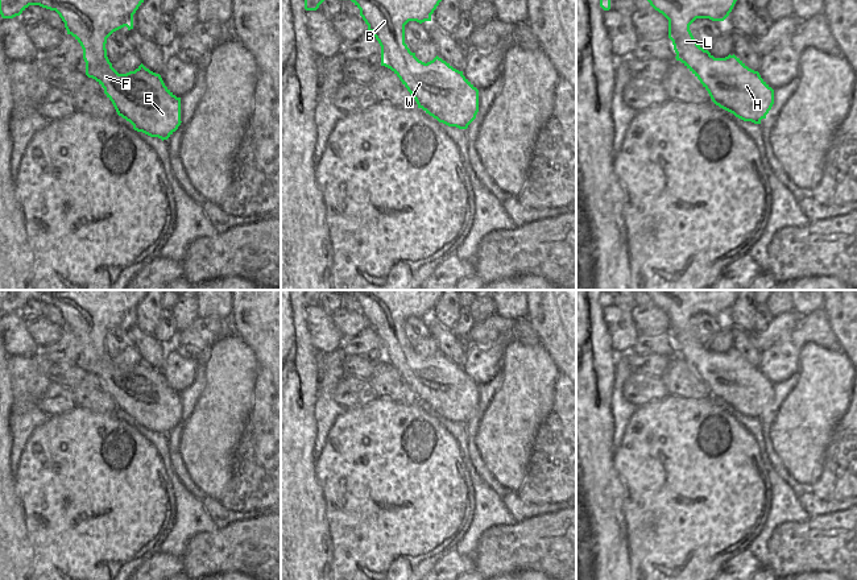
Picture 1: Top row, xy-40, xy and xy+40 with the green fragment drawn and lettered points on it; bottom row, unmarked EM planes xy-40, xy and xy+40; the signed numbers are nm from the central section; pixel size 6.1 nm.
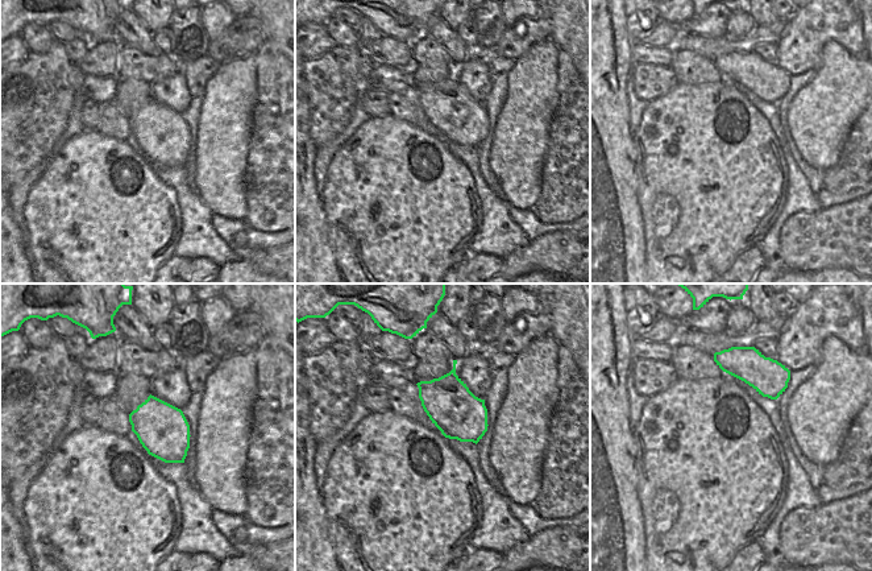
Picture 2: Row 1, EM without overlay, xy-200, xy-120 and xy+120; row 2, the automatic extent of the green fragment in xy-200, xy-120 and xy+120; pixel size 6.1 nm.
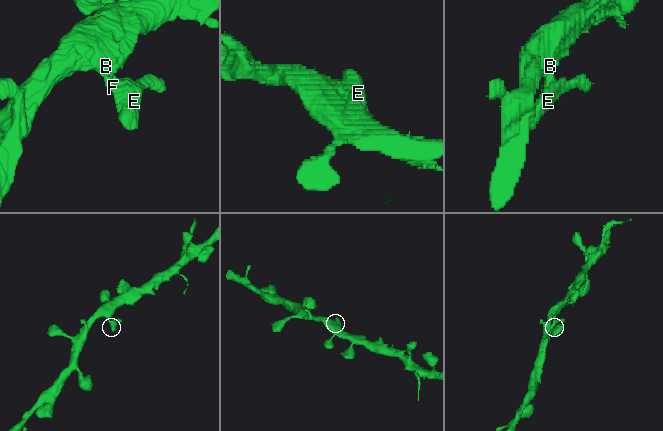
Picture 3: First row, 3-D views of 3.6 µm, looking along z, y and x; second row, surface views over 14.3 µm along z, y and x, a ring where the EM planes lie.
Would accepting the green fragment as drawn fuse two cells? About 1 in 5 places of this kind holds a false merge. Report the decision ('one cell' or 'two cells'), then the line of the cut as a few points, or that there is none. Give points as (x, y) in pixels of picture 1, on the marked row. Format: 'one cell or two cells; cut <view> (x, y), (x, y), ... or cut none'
one cell; cut none

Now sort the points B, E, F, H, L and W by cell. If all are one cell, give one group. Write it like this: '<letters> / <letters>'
B E F H L W

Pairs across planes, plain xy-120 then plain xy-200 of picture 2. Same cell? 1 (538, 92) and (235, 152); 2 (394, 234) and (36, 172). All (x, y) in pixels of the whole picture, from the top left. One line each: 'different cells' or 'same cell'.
1: same cell
2: different cells

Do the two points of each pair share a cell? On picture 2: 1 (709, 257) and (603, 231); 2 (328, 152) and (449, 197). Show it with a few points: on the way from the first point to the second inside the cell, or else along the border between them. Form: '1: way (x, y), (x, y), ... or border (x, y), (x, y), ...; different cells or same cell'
1: border (639, 211), (646, 269); different cells
2: border (354, 131), (335, 153), (323, 182); different cells

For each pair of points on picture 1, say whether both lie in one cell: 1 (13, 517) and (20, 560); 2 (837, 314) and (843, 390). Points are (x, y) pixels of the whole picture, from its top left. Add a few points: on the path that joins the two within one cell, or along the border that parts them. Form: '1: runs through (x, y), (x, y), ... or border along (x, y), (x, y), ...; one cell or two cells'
1: runs through (13, 527), (13, 550); one cell
2: border along (840, 349), (843, 353); two cells

